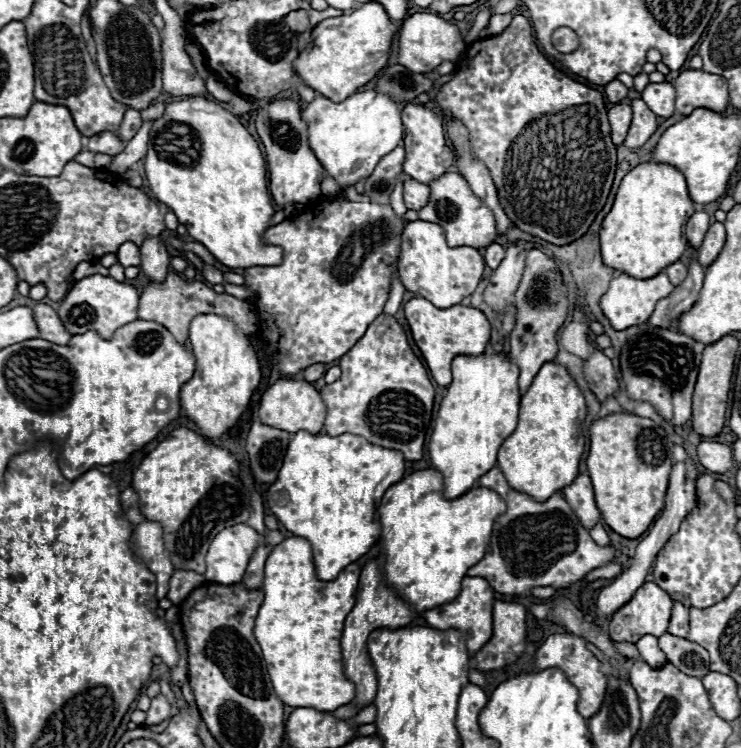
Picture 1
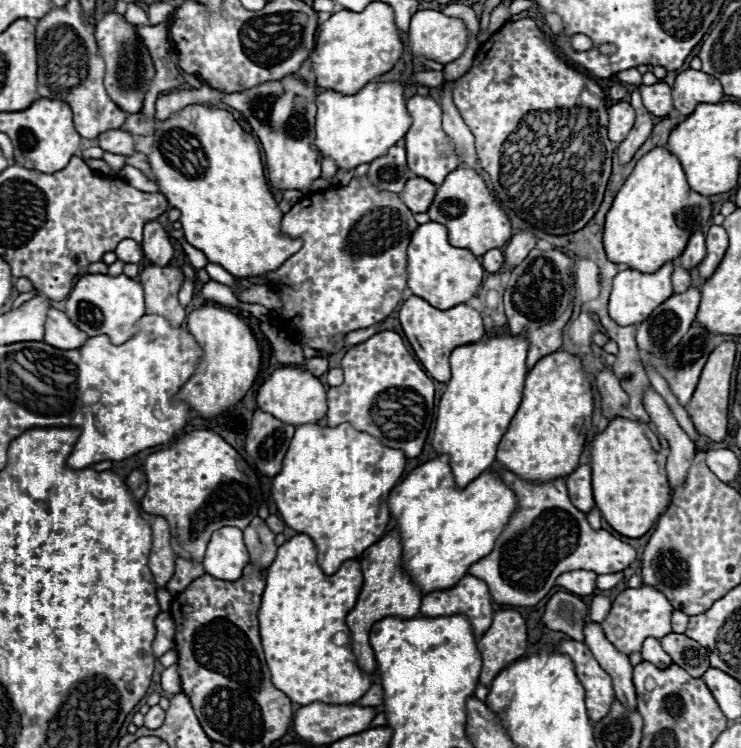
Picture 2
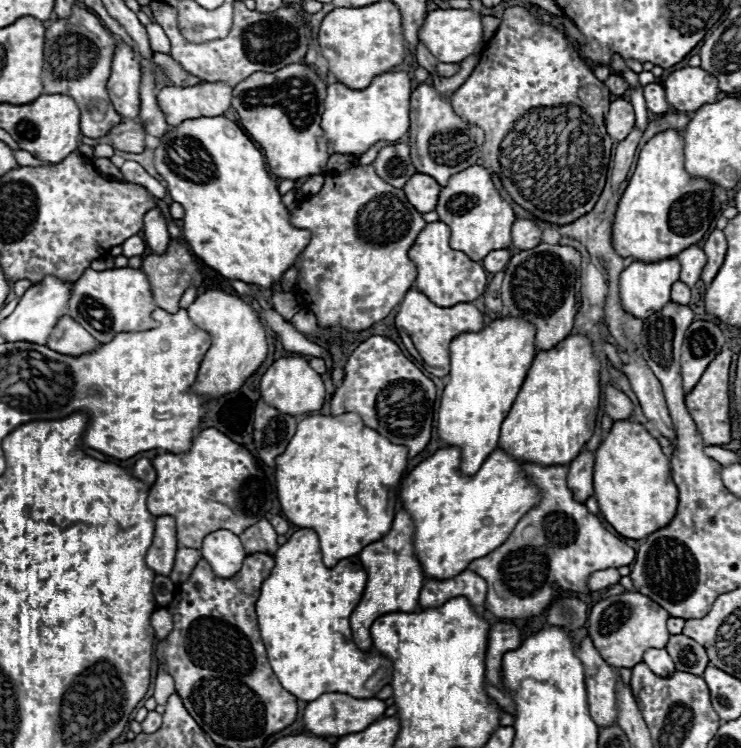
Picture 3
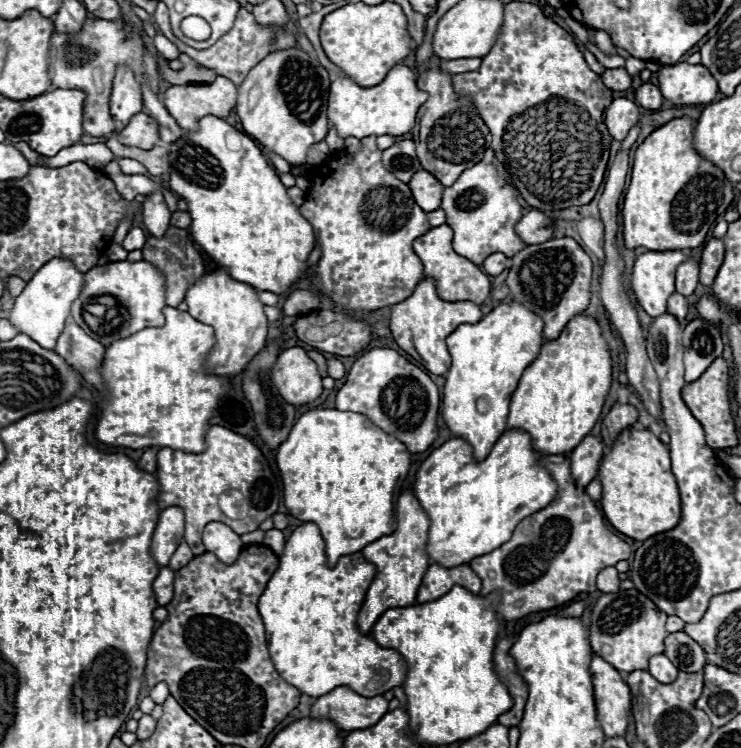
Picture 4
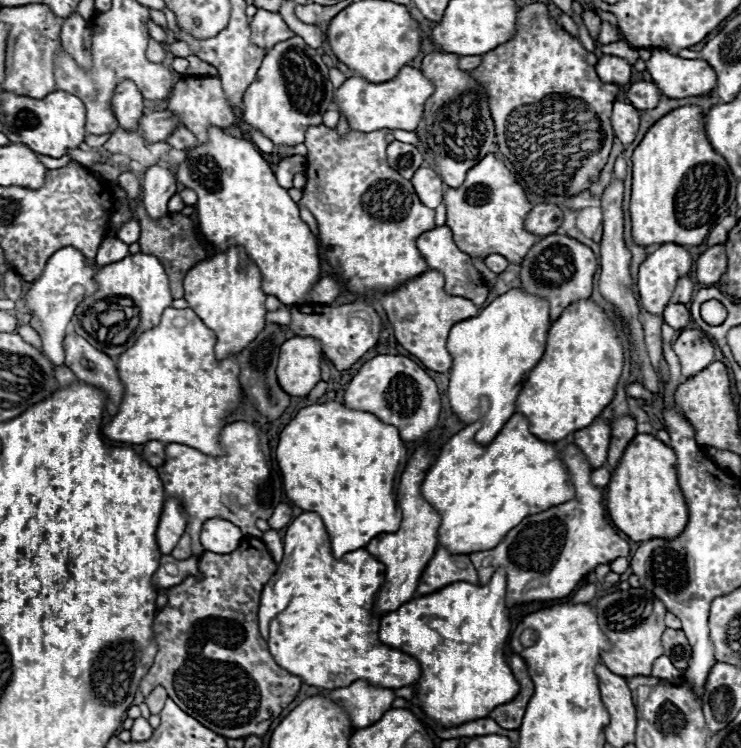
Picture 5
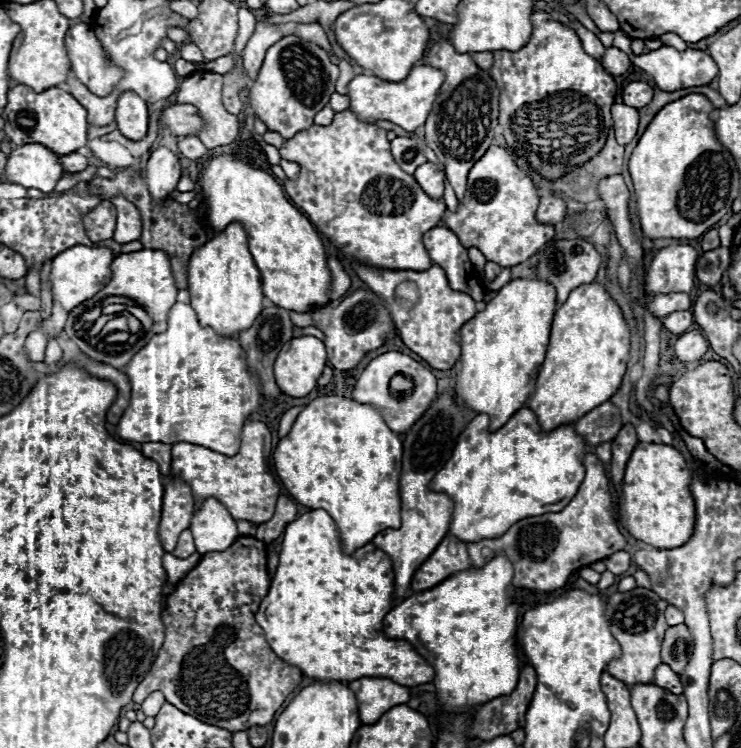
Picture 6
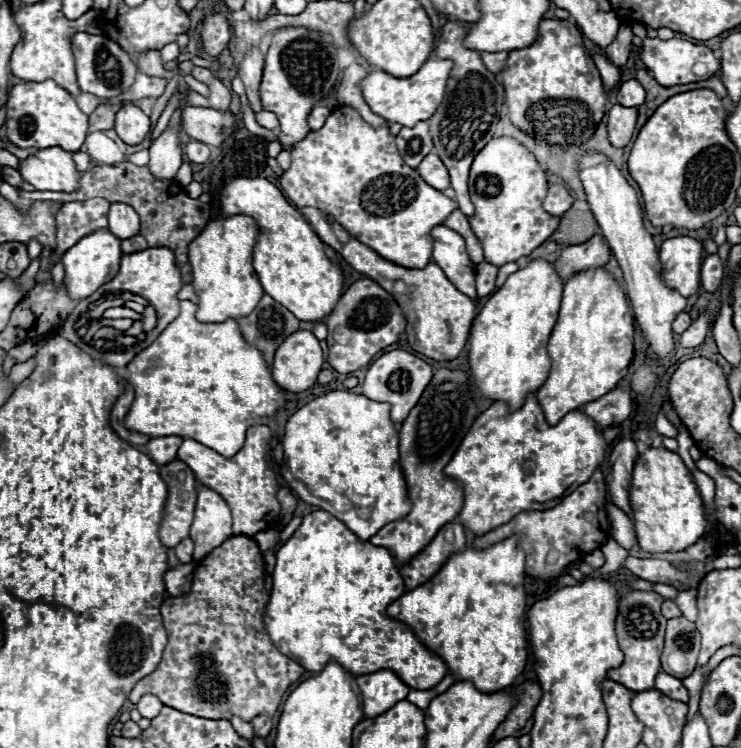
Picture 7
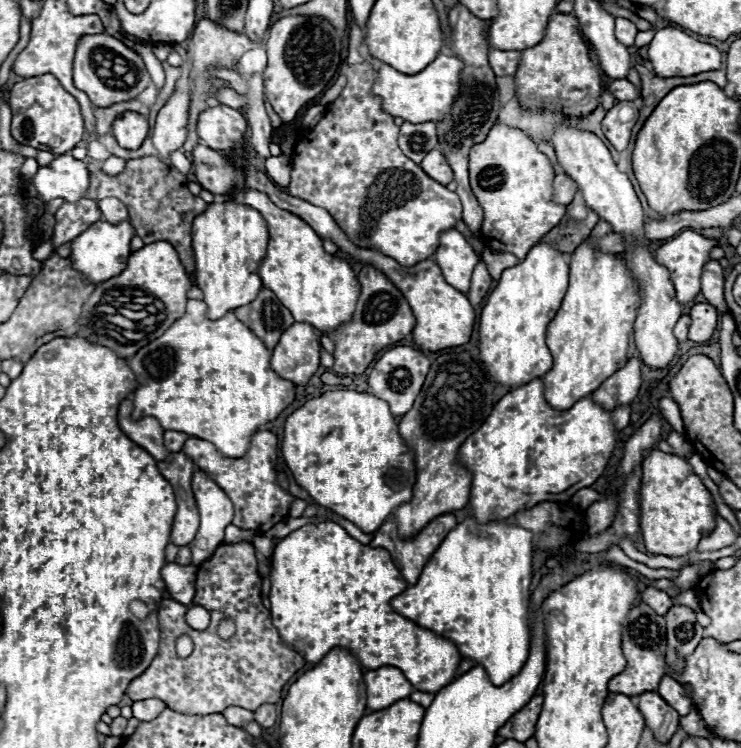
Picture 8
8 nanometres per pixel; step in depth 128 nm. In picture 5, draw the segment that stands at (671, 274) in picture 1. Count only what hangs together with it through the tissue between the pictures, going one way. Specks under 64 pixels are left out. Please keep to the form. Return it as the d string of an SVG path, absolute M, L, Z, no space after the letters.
M668 304L664 310L664 322L670 324L674 330L682 330L688 326L690 310L684 304Z

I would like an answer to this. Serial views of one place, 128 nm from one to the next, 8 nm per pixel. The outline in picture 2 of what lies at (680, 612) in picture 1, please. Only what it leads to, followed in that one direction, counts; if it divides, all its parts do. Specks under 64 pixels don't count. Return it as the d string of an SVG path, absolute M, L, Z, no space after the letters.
M674 610L672 612L672 632L676 634L684 634L686 632L686 624L688 624L688 614Z

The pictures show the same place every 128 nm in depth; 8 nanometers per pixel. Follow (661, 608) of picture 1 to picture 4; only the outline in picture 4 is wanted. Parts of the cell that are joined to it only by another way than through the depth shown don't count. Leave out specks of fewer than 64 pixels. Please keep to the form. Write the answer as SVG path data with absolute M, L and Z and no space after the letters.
M636 588L620 590L616 594L602 594L592 608L590 644L592 650L606 662L610 662L616 670L646 670L648 658L652 658L652 654L664 652L664 638L668 636L664 624L666 614L658 610L656 604L640 594Z

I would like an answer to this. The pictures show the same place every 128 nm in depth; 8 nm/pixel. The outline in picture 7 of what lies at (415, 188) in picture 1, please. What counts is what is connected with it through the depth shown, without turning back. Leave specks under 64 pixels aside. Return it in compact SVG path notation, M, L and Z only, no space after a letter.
M428 154L428 158L424 158L424 162L420 162L420 166L416 170L424 178L424 182L436 190L446 190L450 186L448 170L440 162L440 158L436 158L436 154Z

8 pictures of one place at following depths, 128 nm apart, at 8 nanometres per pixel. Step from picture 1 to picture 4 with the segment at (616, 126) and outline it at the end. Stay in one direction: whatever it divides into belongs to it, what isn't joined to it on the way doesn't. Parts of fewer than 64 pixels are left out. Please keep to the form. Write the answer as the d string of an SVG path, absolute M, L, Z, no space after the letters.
M616 98L608 110L606 110L606 126L614 140L622 142L628 134L628 130L638 122L640 112L638 104L628 98Z

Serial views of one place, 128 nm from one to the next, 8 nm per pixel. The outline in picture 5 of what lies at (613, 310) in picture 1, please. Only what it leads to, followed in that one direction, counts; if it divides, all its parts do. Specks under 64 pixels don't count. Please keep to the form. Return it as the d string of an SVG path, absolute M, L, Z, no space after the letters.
M662 244L654 254L648 254L648 258L640 264L638 268L638 292L640 292L640 300L642 306L656 316L662 316L664 306L670 302L674 286L678 282L678 278L690 274L692 268L692 256L688 254L686 248L676 246L676 244Z

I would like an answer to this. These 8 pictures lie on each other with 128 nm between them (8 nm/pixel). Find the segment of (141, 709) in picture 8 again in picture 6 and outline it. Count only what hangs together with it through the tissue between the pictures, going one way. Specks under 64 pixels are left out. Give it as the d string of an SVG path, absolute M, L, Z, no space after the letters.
M152 692L144 702L142 702L142 710L146 716L156 716L160 712L160 706L164 704L164 694L162 692Z

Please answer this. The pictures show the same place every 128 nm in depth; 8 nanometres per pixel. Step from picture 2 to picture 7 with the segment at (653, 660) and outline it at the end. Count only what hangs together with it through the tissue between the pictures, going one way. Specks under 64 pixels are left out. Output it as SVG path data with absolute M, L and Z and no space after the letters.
M658 672L656 676L656 690L660 690L662 694L670 696L670 698L676 698L680 702L688 702L688 690L684 688L682 680L680 678L674 678L666 672Z

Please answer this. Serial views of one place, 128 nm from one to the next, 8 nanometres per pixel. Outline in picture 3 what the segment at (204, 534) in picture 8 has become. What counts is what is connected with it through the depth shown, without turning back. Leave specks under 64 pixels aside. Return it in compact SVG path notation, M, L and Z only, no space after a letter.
M216 530L204 538L202 556L218 578L232 578L246 558L244 546L230 530Z

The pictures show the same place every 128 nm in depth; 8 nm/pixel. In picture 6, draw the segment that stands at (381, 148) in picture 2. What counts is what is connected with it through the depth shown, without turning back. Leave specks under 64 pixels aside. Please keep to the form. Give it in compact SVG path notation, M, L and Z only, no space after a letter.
M414 66L410 74L400 82L386 82L376 76L360 74L348 82L348 96L350 96L350 110L360 118L360 122L370 124L378 120L388 120L404 130L412 132L424 124L428 110L432 110L432 102L444 82L444 74L432 66Z

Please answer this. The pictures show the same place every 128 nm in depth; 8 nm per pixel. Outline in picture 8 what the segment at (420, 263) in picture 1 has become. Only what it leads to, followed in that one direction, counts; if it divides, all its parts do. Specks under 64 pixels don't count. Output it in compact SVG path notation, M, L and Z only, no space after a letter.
M454 228L444 230L440 234L440 246L434 258L436 258L436 264L442 268L446 282L466 294L470 290L472 270L480 262L480 258L466 242L466 238Z

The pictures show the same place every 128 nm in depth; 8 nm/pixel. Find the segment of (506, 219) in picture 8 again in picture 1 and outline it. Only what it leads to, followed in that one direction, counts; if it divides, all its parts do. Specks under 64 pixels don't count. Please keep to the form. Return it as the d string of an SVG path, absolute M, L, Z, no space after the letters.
M446 172L440 178L432 180L428 186L430 186L430 200L424 208L418 210L418 218L440 224L446 232L448 246L484 248L484 246L488 246L488 242L494 242L498 238L492 212L488 208L484 208L484 204L478 196L472 194L468 182L458 172Z

